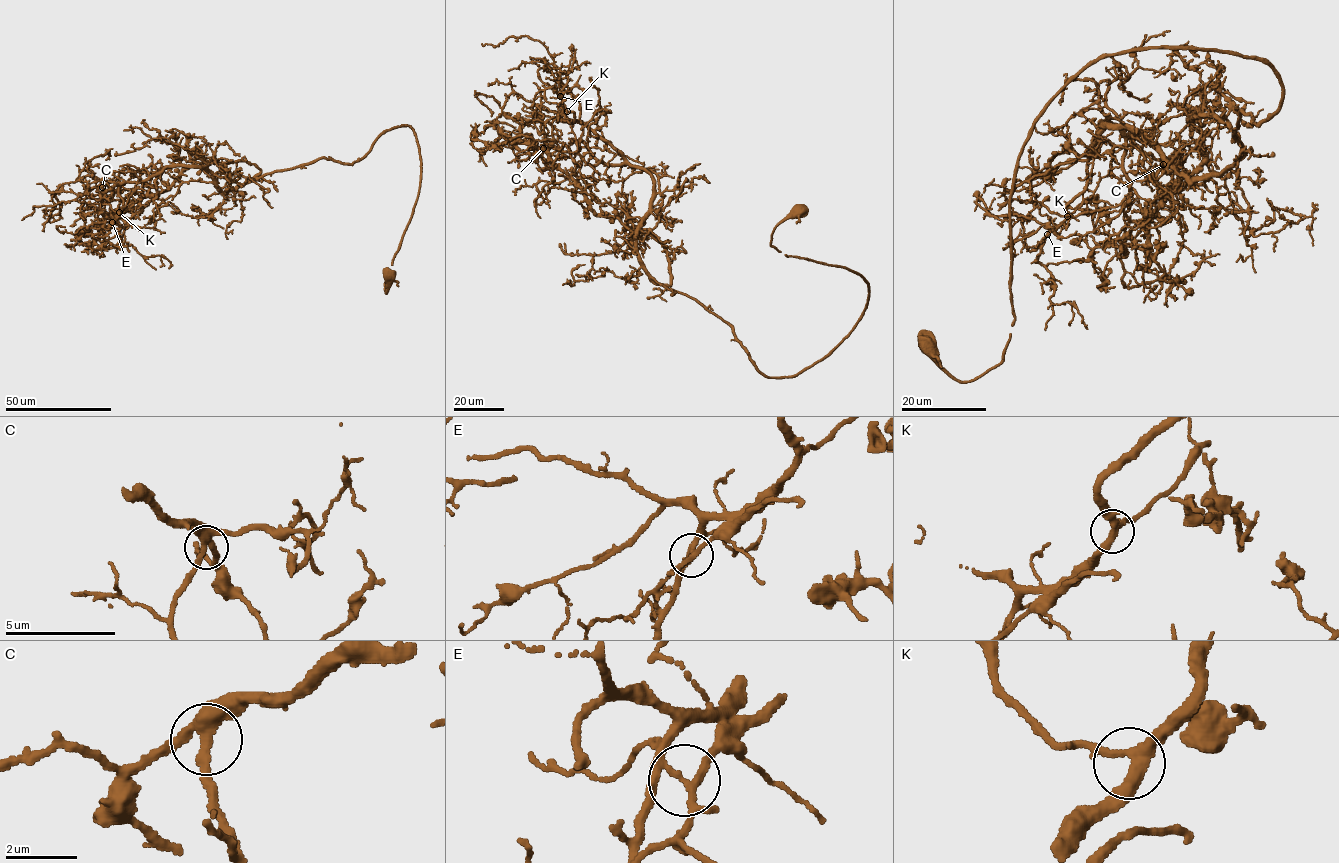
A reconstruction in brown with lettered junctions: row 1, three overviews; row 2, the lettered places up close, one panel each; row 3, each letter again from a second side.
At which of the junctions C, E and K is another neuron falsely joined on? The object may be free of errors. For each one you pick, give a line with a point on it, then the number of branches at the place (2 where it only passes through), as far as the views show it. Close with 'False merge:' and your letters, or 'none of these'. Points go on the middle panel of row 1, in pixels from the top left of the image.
E: (560, 96) | 4
False merge: E

